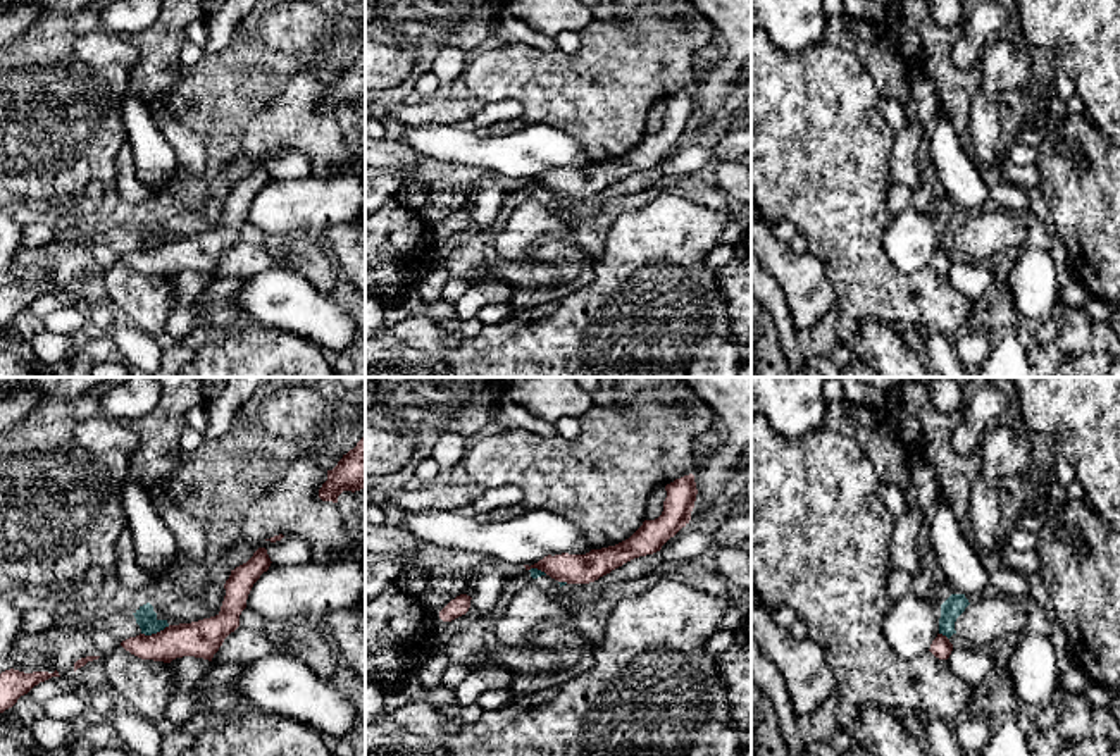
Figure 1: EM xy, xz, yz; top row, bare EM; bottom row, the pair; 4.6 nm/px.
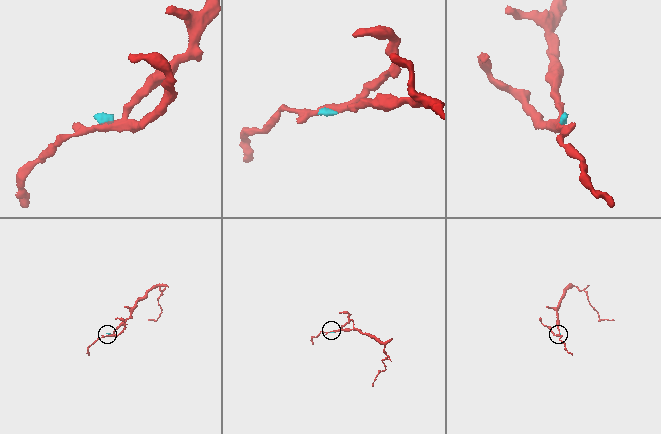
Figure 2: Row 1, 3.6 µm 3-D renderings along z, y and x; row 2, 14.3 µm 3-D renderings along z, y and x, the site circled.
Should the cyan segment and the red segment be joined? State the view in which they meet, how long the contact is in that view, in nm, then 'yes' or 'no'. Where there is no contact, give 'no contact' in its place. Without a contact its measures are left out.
contact in xy; length 140 nm; no

